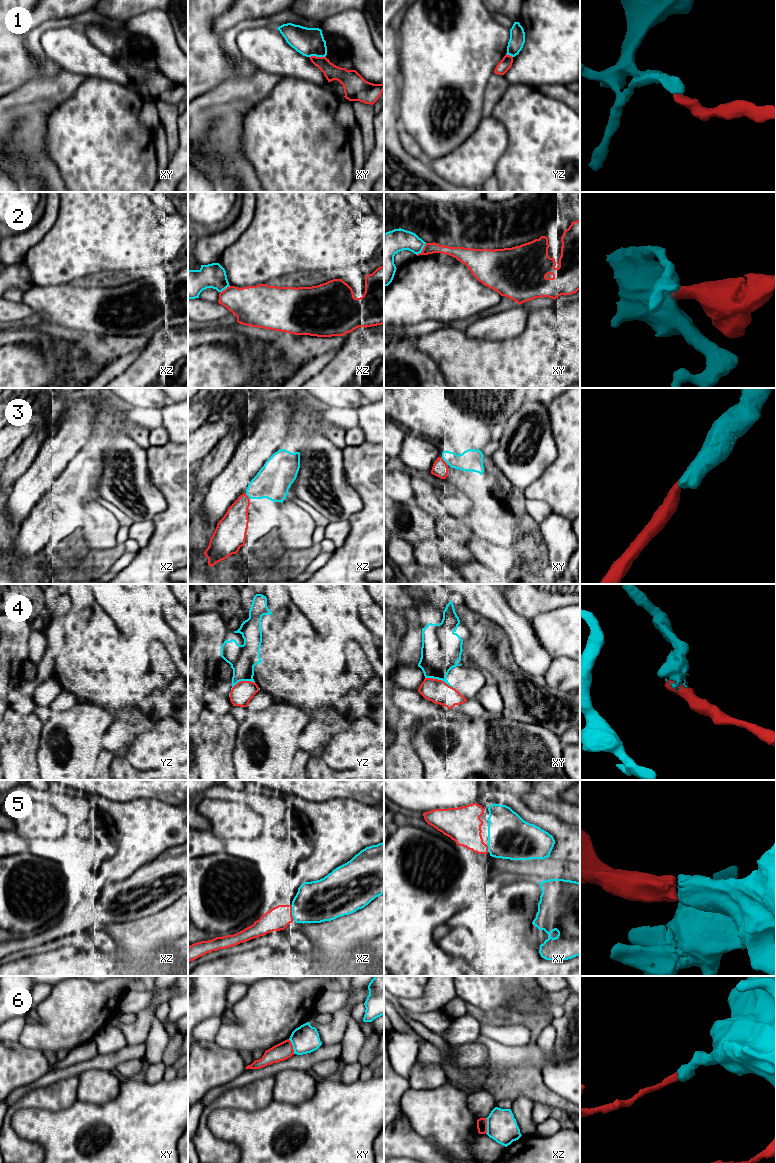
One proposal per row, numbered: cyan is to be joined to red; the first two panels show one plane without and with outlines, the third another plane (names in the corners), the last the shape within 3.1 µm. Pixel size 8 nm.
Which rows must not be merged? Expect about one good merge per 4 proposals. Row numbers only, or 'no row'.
1, 2, 4, 6

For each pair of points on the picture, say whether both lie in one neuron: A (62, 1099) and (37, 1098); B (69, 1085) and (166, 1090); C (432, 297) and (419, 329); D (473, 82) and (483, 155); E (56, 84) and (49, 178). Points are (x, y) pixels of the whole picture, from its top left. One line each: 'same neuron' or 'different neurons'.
A: same neuron
B: different neurons
C: different neurons
D: same neuron
E: same neuron

